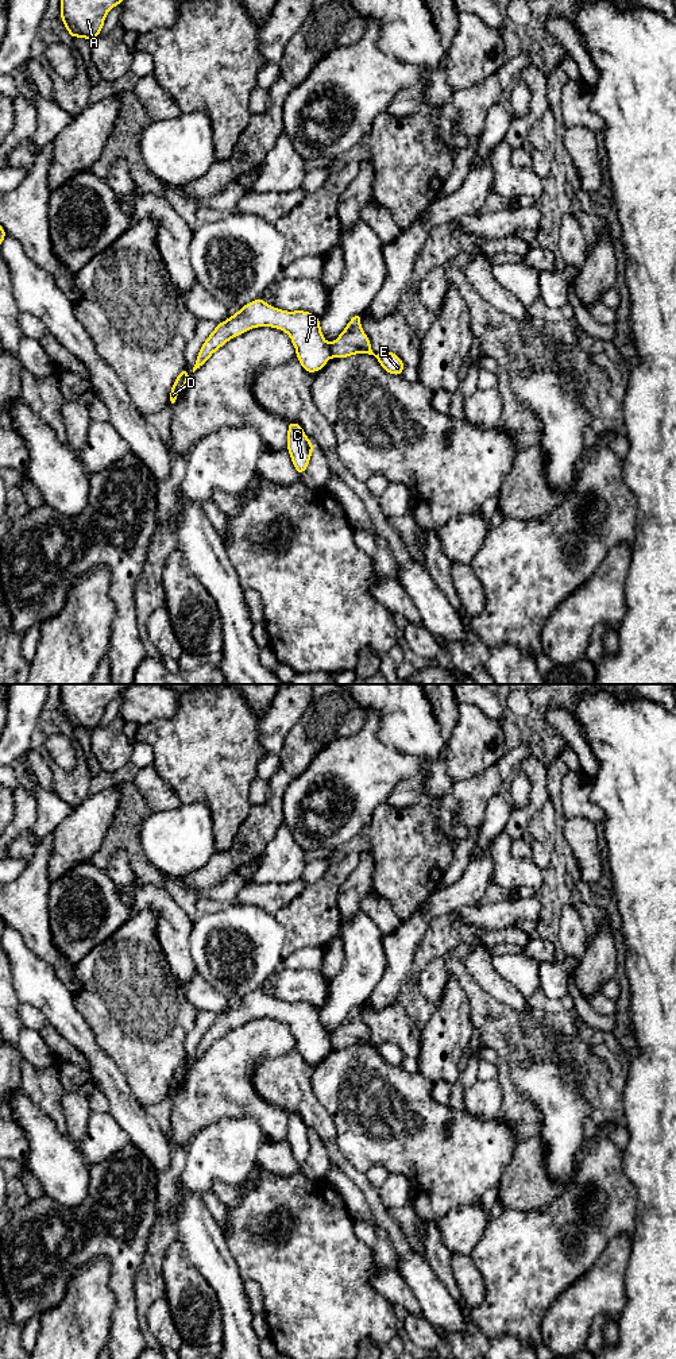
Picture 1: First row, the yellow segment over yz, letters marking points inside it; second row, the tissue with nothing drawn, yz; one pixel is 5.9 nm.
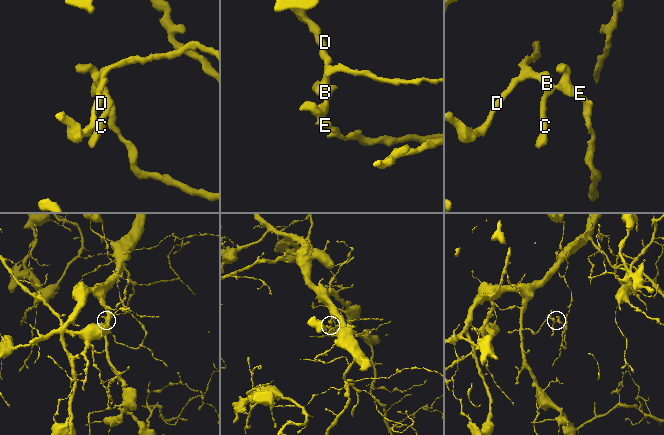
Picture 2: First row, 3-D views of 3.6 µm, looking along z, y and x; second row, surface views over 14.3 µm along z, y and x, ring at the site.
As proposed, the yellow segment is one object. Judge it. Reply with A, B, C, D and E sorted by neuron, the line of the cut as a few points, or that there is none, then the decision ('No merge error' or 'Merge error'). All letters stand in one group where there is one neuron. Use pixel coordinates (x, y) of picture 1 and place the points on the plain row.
Groups: A B C D / E. Split along yz (328, 1035), (332, 1046). Merge error

